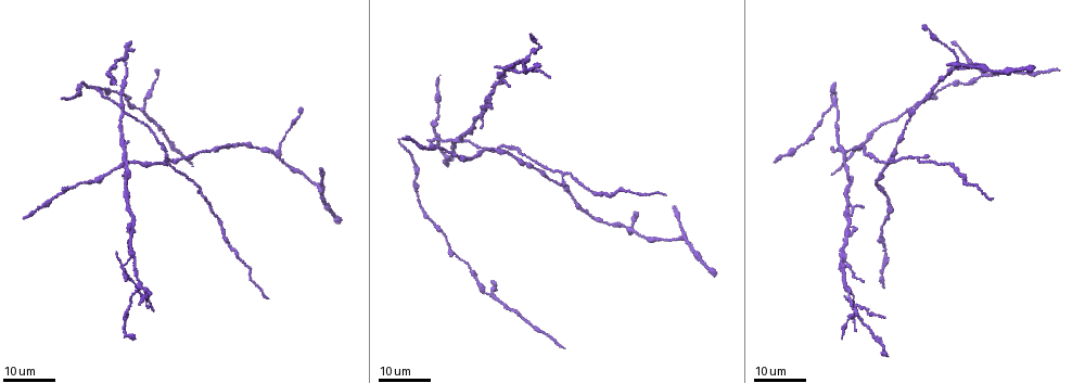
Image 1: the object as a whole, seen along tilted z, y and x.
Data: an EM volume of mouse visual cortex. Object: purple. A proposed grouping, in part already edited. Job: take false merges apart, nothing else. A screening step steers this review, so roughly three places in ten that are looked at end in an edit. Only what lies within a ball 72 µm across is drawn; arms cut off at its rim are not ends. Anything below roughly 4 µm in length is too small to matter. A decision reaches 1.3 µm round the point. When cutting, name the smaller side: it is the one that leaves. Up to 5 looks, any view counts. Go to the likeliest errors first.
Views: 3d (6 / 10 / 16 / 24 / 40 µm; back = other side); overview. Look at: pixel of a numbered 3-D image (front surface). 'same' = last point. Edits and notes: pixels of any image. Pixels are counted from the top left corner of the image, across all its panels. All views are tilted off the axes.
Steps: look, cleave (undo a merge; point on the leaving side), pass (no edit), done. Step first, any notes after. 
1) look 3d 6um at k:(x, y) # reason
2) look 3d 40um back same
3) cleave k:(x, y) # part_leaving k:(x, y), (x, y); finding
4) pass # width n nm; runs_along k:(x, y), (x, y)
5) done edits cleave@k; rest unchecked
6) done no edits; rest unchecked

look 3d 16um at 1:(499, 80) # a fork

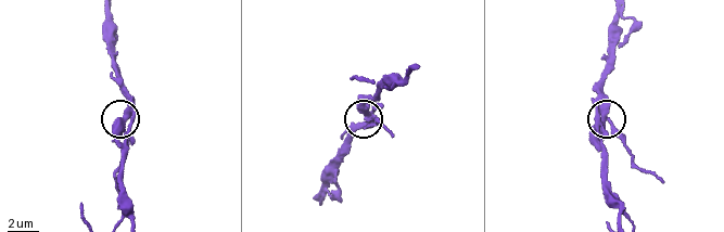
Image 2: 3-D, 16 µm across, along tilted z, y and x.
look 3d 6um at 2:(607, 122) # closer look

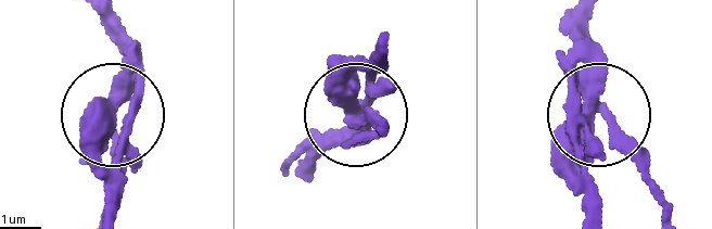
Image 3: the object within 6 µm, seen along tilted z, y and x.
cleave 3:(373, 123) # side_arm 6 um; part_leaving 3:(585, 98), (663, 210); a second neuron is stuck on

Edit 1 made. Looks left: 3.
look 3d 24um at 1:(848, 290) # thin arm on a thick one

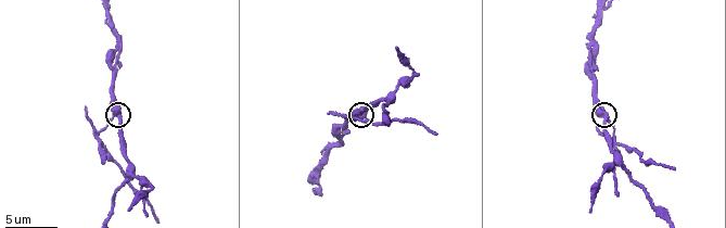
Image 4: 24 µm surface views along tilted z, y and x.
look 3d 6um at 4:(604, 117)

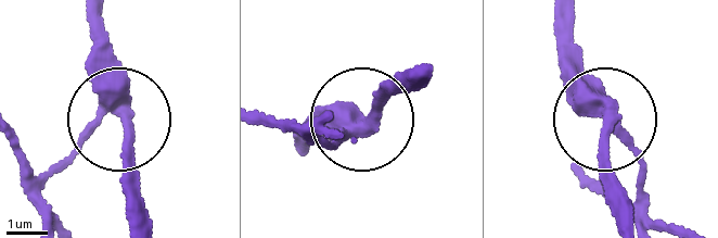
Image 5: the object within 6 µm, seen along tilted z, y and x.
pass # arms 3; runs_along 5:(104, 22), (111, 116), (46, 175); all the same neuron

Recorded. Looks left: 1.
done edits cleave@3; rest unchecked

